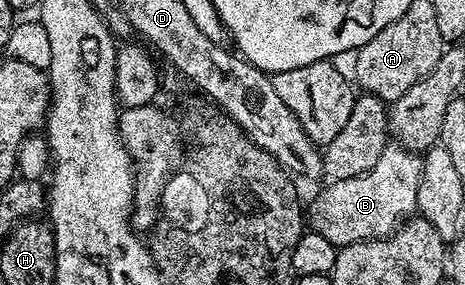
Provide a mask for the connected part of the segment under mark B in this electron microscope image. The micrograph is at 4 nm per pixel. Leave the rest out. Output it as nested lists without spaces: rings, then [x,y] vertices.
[[[398,143],[388,144],[381,159],[377,159],[377,167],[373,167],[373,171],[369,171],[363,177],[331,181],[316,195],[311,209],[309,205],[310,232],[325,235],[325,239],[329,239],[329,243],[337,247],[352,245],[358,241],[379,241],[382,237],[390,237],[404,219],[410,218],[416,212],[417,187],[421,187],[422,167],[423,158],[420,154],[413,153]]]

